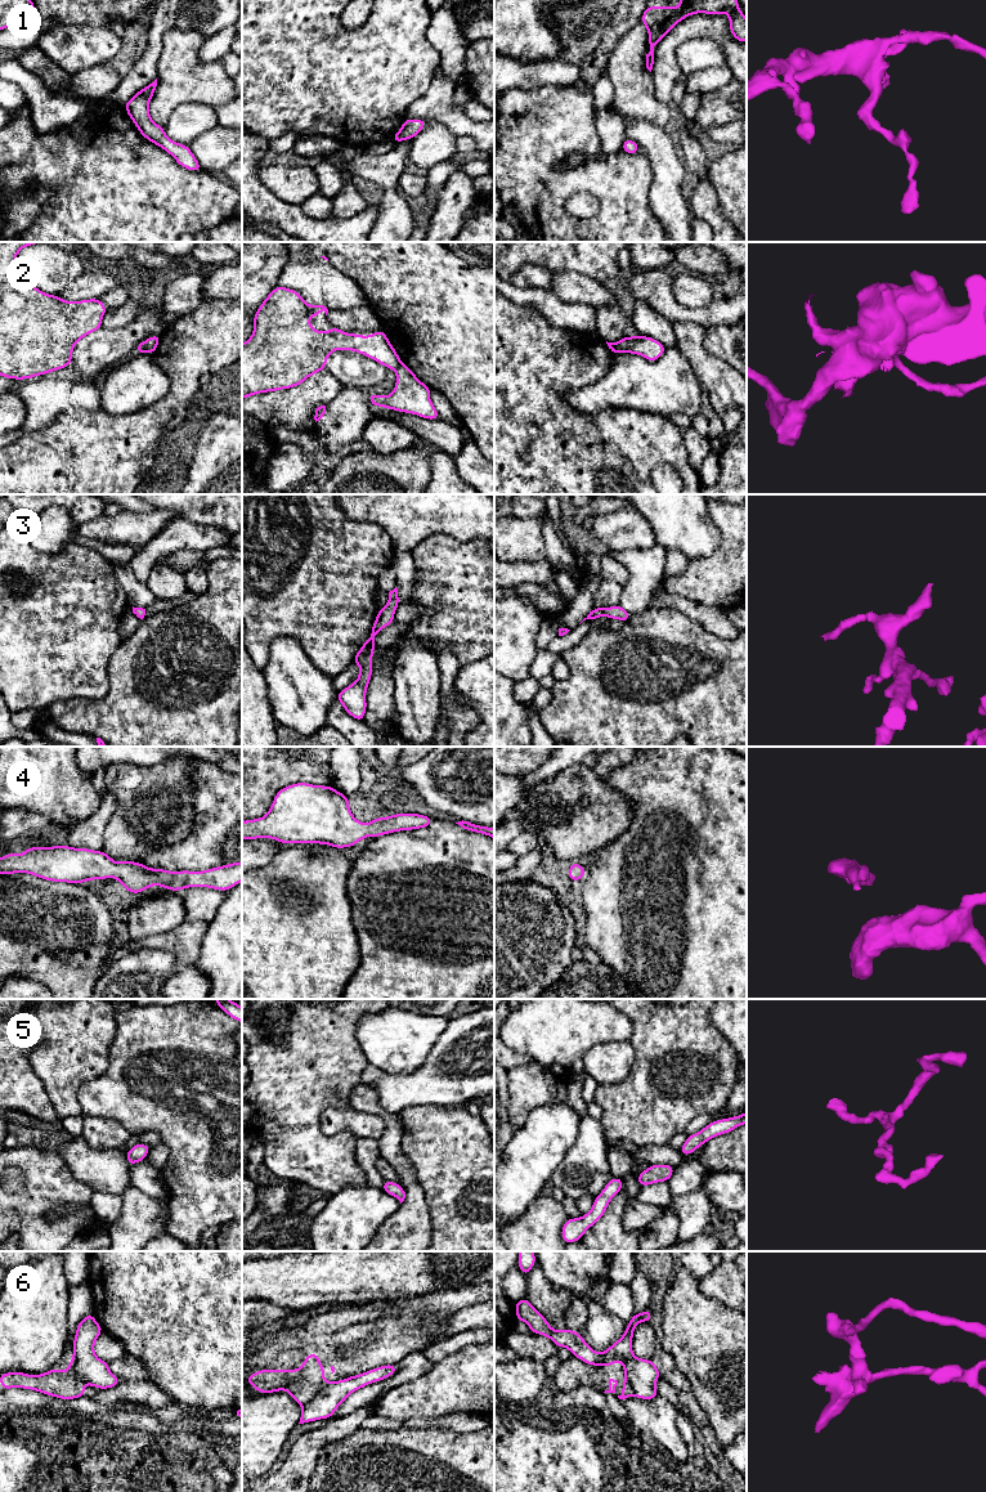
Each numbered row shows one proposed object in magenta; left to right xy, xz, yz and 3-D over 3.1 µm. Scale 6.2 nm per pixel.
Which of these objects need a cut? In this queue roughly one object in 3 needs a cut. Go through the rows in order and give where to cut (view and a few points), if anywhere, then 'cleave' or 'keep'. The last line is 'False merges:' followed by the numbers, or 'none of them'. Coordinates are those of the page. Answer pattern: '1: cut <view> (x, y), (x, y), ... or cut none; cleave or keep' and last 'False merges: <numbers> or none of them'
1: cut none; keep
2: cut yz (618, 343), (621, 352); cleave
3: cut none; keep
4: cut none; keep
5: cut none; keep
6: cut xy (74, 1353), (75, 1374), (85, 1383); cleave
False merges: 2, 6

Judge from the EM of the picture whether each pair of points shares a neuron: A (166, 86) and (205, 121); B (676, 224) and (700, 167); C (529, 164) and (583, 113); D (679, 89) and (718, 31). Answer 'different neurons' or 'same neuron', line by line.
A: different neurons
B: different neurons
C: same neuron
D: different neurons

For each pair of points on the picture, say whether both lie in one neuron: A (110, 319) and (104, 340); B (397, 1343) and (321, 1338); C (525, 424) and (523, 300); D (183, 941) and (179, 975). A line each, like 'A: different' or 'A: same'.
A: different
B: same
C: different
D: different

